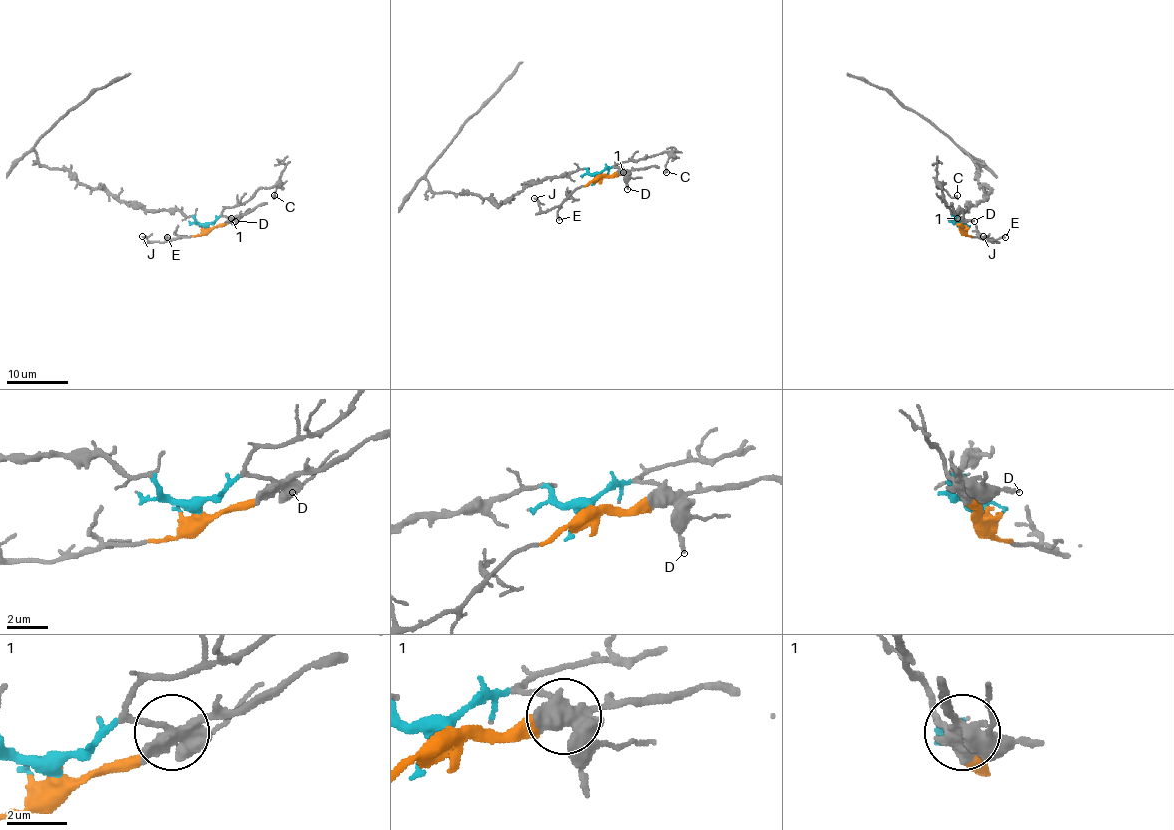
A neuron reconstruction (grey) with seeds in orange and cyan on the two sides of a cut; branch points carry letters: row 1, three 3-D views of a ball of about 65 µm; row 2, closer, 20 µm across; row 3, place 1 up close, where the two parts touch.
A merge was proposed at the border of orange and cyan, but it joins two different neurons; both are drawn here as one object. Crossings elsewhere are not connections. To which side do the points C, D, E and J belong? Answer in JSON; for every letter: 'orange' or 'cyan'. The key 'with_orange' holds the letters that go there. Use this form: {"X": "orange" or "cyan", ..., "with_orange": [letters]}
{"C": "cyan", "D": "cyan", "E": "orange", "J": "orange", "with_orange": ["E", "J"]}

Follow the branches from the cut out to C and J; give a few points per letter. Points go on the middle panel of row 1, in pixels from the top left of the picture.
C: (598, 177), (617, 163), (637, 161), (665, 152), (668, 155), (667, 172)
J: (598, 177), (577, 188), (560, 205), (546, 211), (533, 198)

